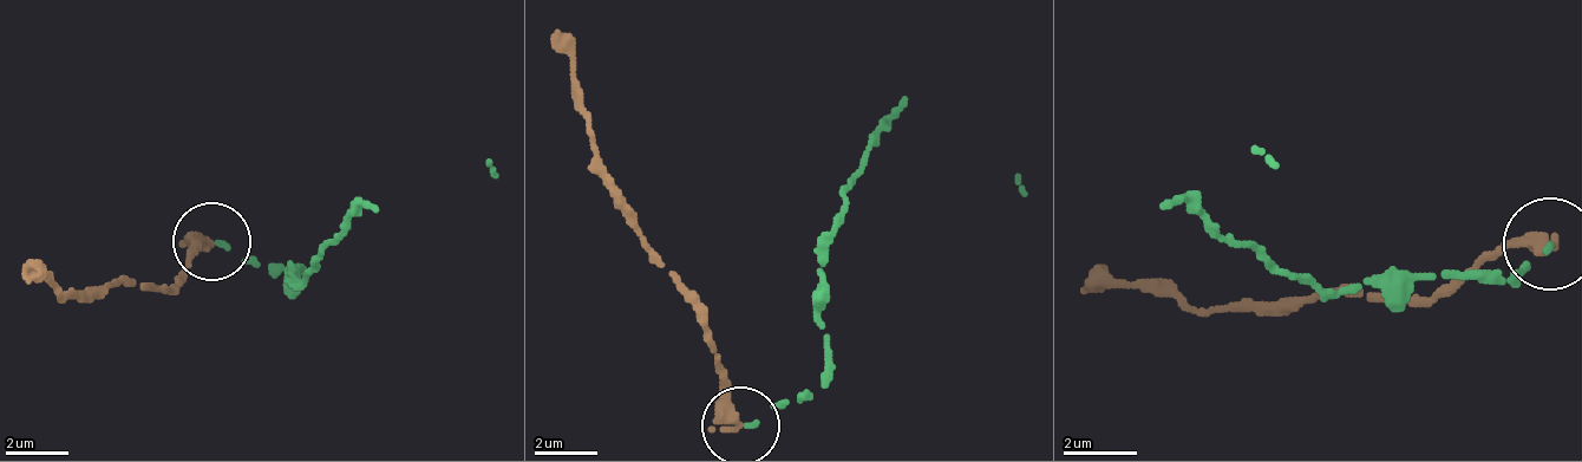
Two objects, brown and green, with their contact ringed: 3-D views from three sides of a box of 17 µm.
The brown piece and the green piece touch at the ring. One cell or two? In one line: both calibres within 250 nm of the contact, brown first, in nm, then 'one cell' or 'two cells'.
480/140 nm | two cells

